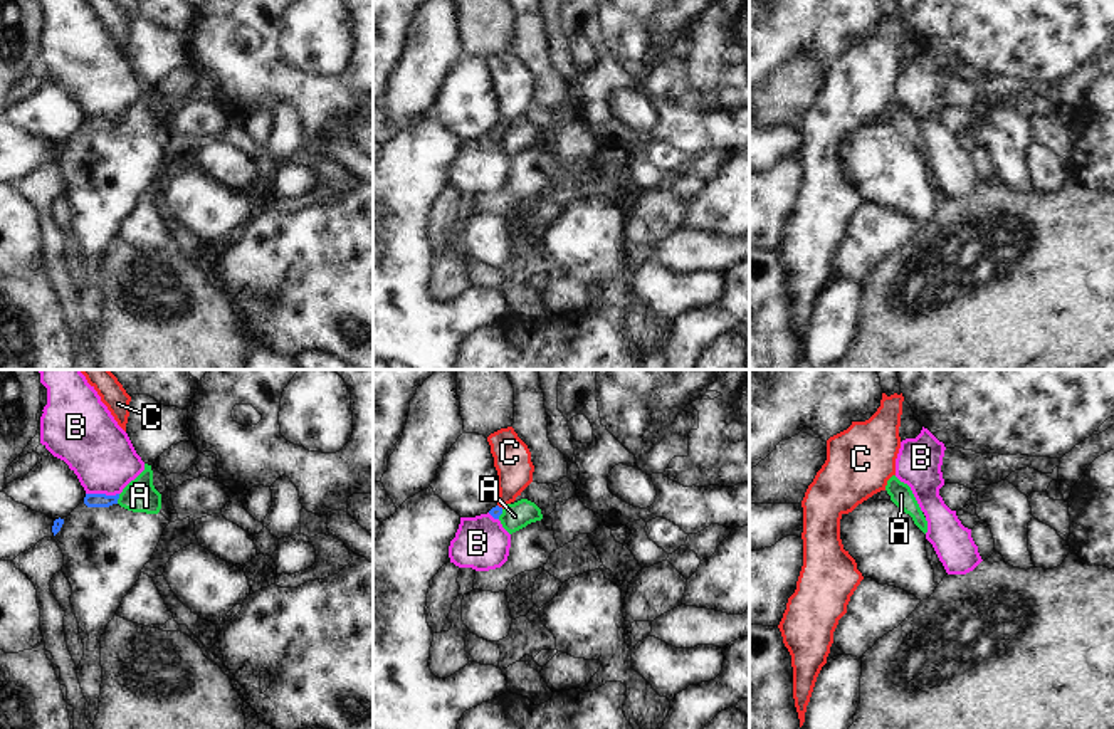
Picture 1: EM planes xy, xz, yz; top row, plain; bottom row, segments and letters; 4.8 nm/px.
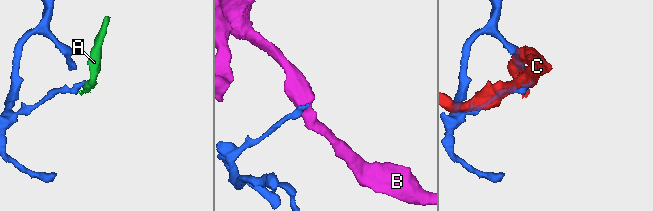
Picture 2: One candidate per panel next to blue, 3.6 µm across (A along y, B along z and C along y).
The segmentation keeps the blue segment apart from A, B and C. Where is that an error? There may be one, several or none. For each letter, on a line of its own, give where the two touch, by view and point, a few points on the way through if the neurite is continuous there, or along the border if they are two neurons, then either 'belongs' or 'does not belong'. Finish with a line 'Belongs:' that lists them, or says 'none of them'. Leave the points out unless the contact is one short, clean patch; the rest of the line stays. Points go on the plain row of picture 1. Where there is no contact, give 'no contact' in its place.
A: xy (118, 121) | along xy (120, 118), (116, 126) | does not belong
B: xy (103, 118) | along xy (86, 116), (118, 118) | does not belong
C: xz (501, 131) | does not belong
Belongs: none of them

